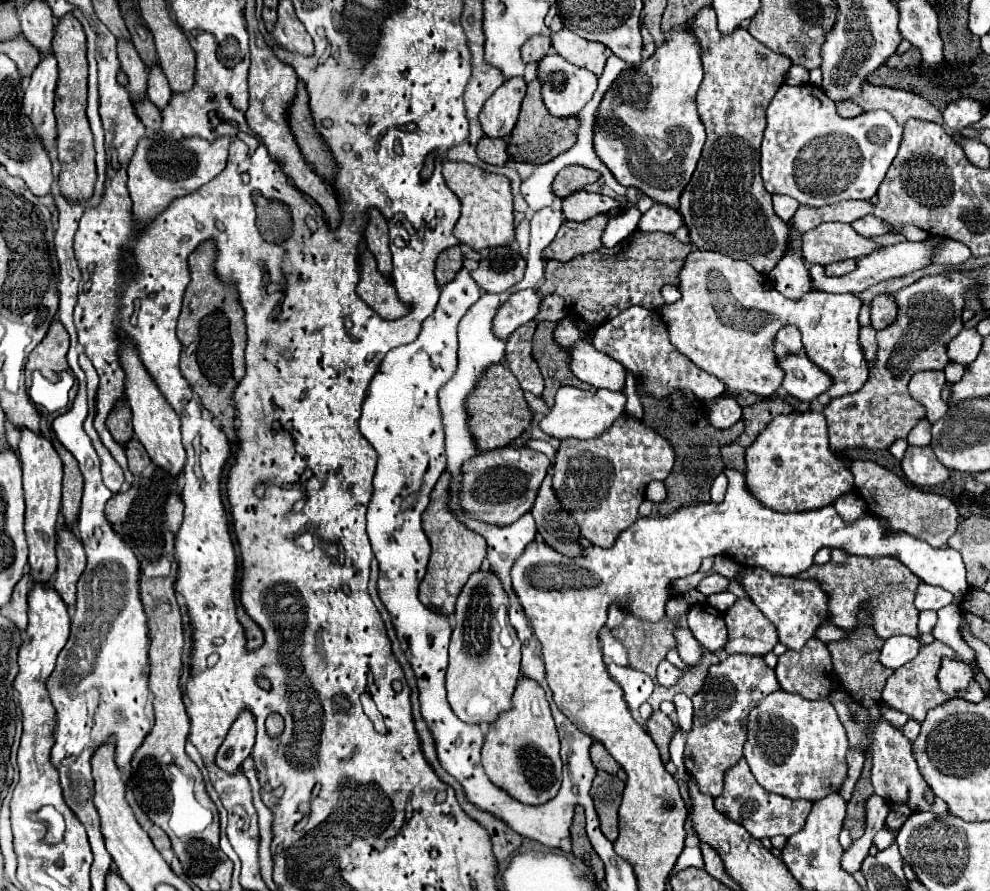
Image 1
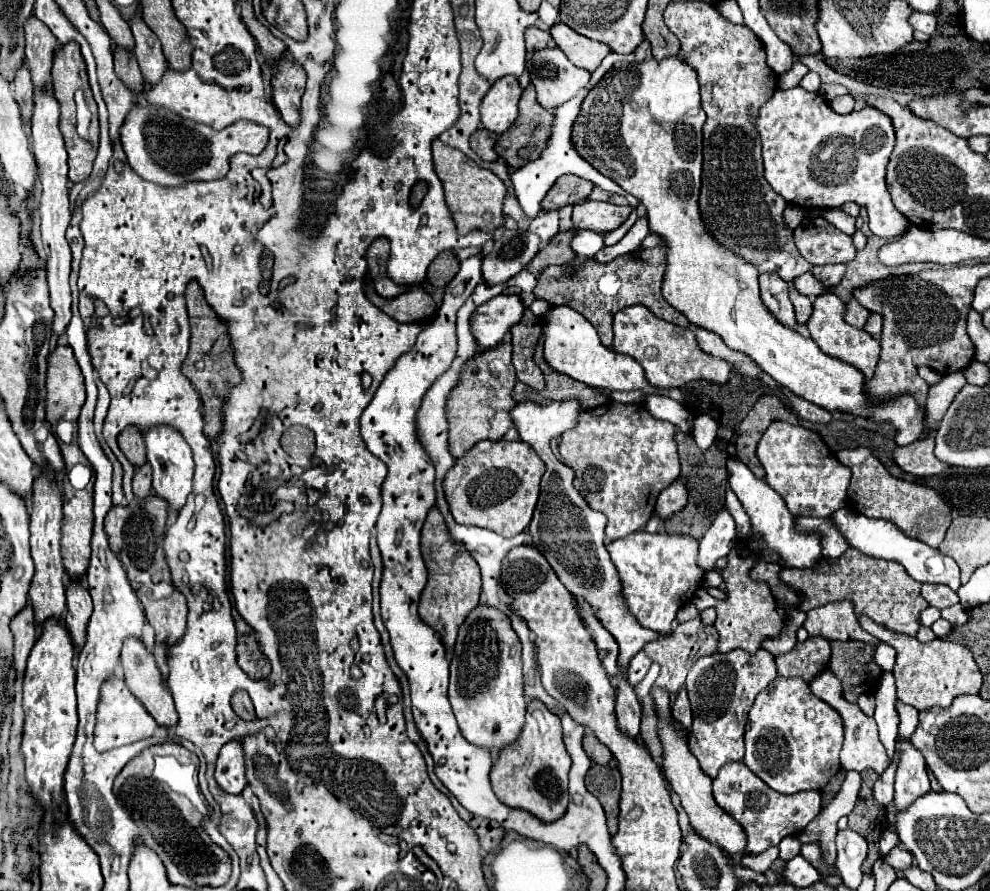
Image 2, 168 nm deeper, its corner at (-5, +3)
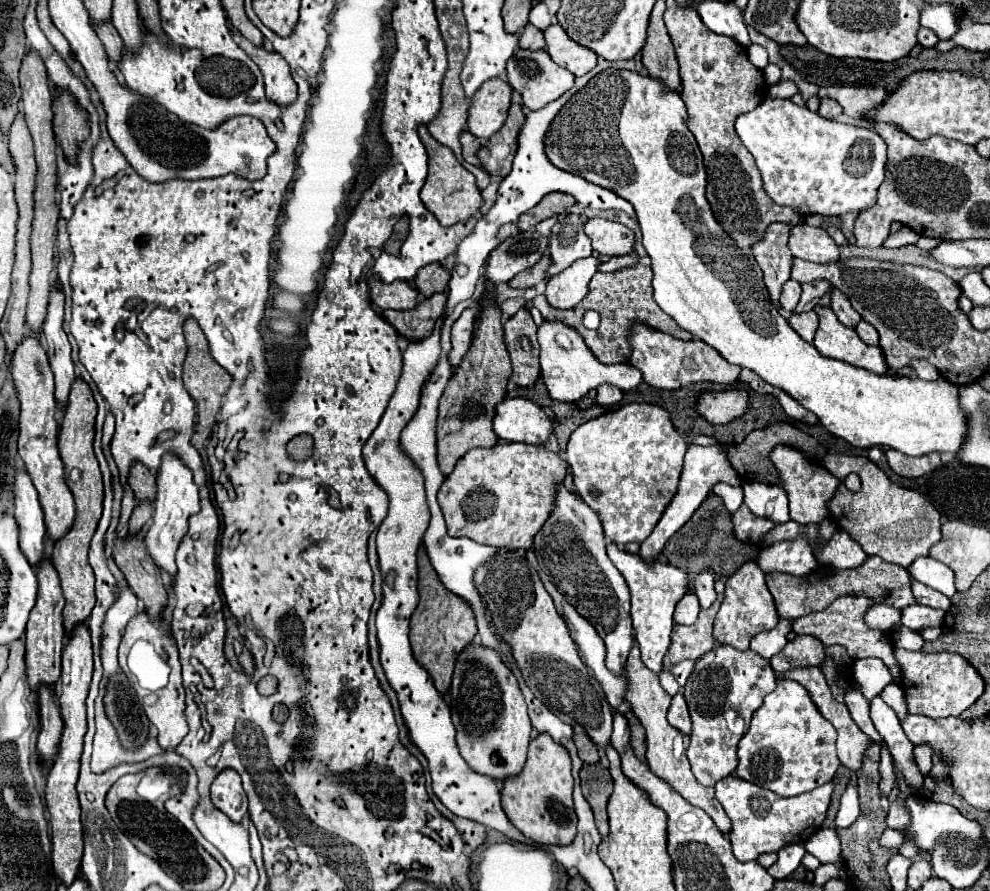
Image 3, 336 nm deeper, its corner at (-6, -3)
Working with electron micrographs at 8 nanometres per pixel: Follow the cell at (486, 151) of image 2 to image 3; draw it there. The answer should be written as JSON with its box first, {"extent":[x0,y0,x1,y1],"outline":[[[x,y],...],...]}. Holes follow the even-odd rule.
{"extent":[460,132,482,164],"outline":[[[462,132],[460,144],[462,144],[462,156],[464,156],[464,160],[470,162],[470,164],[478,164],[476,152],[478,152],[478,148],[482,146],[480,140],[476,140],[476,136],[472,136],[470,132]]]}

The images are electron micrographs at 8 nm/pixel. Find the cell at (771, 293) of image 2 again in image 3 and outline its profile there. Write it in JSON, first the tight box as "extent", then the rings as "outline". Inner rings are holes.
{"extent":[752,222,794,306],"outline":[[[776,222],[766,228],[766,236],[762,236],[762,240],[758,240],[758,244],[754,244],[752,248],[752,256],[764,272],[764,284],[776,306],[784,282],[790,280],[794,262],[794,256],[788,248],[788,236],[790,226]]]}

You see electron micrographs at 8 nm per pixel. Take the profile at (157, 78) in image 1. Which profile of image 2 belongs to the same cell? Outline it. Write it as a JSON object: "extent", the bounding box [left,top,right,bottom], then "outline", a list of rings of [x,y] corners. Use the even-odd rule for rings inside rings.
{"extent":[129,16,169,86],"outline":[[[133,16],[133,22],[129,22],[129,24],[131,24],[133,36],[135,36],[133,54],[139,62],[141,74],[151,86],[155,86],[155,82],[159,82],[163,78],[165,70],[169,68],[167,60],[163,56],[163,50],[161,50],[161,42],[153,34],[153,30],[141,20],[141,16]]]}

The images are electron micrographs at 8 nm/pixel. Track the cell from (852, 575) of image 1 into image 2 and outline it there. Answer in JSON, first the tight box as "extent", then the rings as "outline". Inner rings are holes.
{"extent":[779,548,929,636],"outline":[[[855,548],[845,550],[841,558],[823,558],[815,568],[783,568],[779,576],[783,582],[789,582],[789,586],[803,594],[803,612],[825,606],[829,602],[849,600],[855,604],[857,616],[865,614],[875,624],[909,636],[917,634],[917,630],[921,628],[921,610],[929,606],[921,596],[921,584],[909,578],[907,570],[899,562],[869,558]]]}

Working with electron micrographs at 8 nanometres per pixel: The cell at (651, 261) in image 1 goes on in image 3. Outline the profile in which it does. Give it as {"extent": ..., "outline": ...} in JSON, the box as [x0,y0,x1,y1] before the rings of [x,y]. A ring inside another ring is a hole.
{"extent":[534,266,692,364],"outline":[[[632,266],[632,268],[622,268],[616,272],[596,272],[594,278],[590,280],[590,292],[588,296],[572,310],[556,310],[548,306],[546,298],[540,294],[534,298],[534,306],[540,310],[544,320],[558,320],[564,322],[566,326],[574,328],[580,336],[584,336],[586,346],[590,352],[602,362],[602,364],[618,364],[618,362],[628,362],[630,360],[630,342],[628,336],[632,334],[632,328],[636,324],[644,324],[652,330],[666,332],[678,340],[692,340],[692,334],[682,330],[668,314],[664,314],[658,304],[654,302],[652,296],[652,268],[648,266]],[[596,310],[600,314],[600,326],[598,330],[580,330],[584,312]]]}

